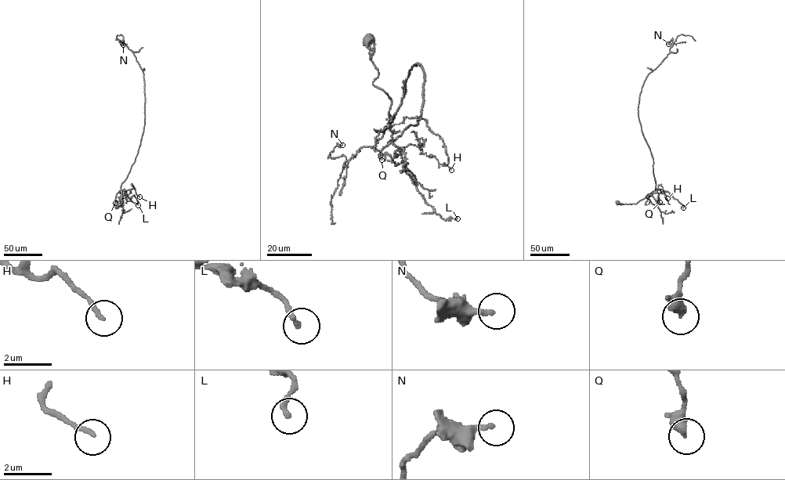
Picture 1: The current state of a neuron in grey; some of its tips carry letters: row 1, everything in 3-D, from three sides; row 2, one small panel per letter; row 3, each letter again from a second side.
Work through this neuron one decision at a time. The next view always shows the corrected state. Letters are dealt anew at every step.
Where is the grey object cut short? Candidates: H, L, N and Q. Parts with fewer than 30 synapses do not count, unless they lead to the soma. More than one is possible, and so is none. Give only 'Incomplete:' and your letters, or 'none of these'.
Incomplete: none of these

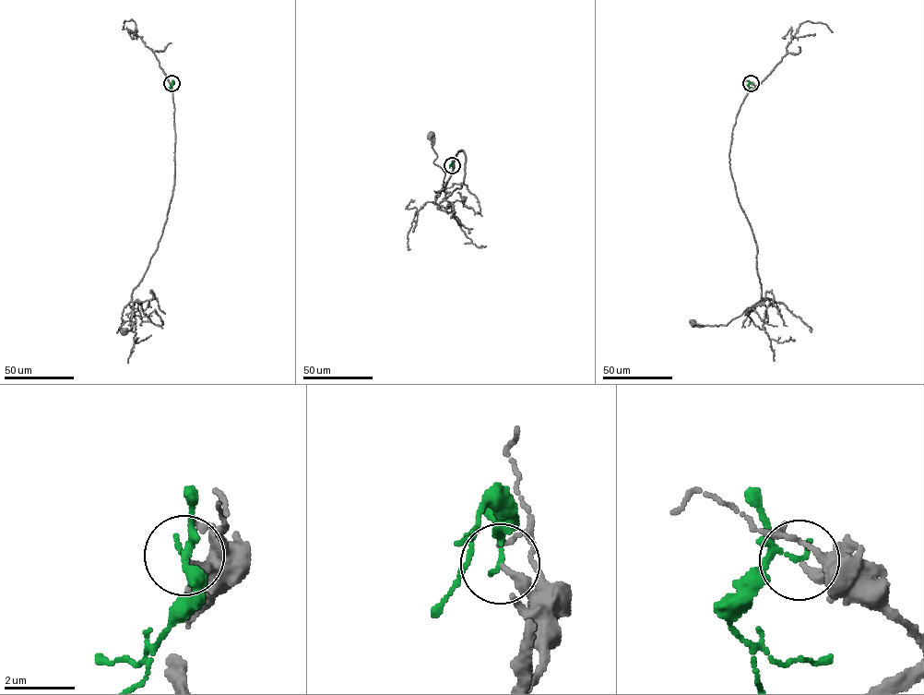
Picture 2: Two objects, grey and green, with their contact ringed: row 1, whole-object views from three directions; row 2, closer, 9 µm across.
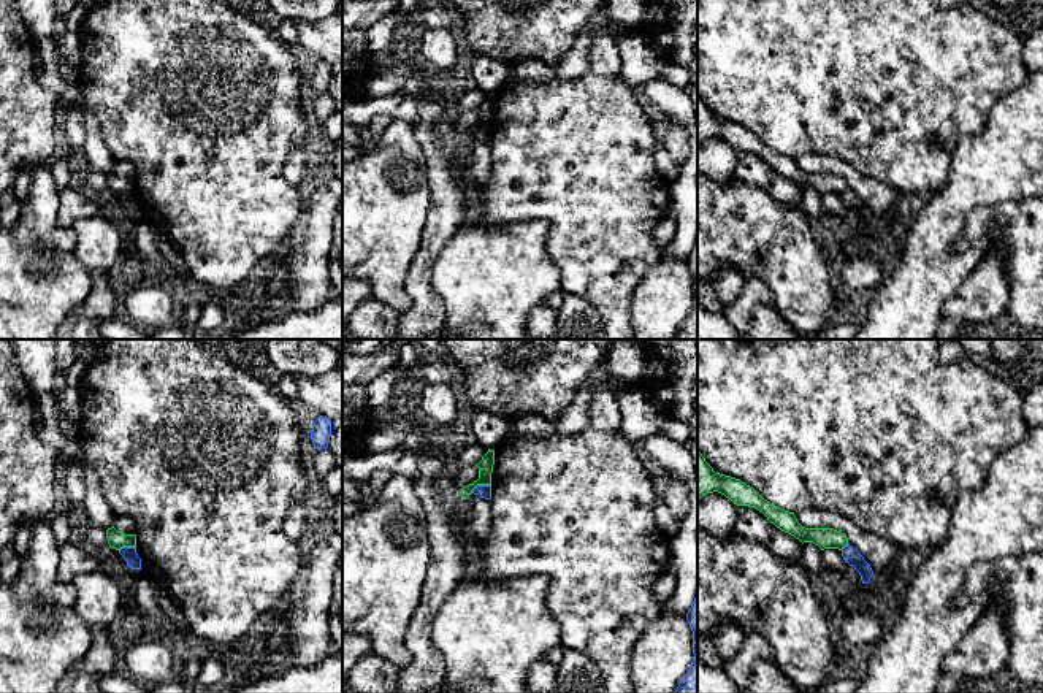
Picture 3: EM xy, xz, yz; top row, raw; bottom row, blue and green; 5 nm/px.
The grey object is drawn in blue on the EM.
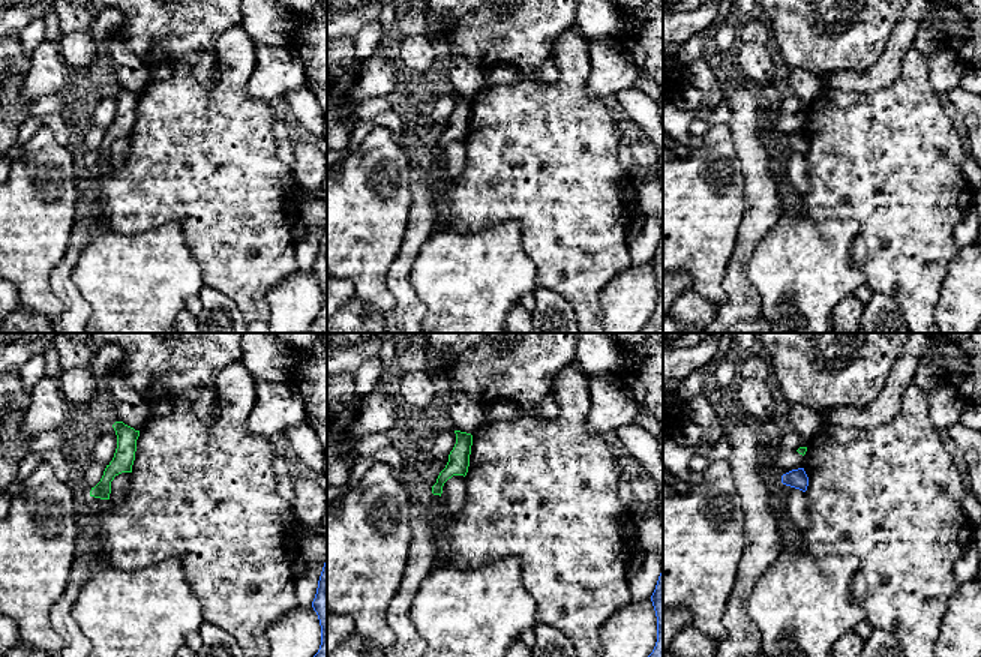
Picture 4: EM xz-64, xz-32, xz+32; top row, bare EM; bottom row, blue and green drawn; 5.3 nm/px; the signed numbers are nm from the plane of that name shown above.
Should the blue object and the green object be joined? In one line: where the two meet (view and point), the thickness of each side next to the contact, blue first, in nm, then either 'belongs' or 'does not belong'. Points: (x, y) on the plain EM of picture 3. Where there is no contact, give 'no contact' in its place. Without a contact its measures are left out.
xz (481, 130) | 60/80 nm | does not belong

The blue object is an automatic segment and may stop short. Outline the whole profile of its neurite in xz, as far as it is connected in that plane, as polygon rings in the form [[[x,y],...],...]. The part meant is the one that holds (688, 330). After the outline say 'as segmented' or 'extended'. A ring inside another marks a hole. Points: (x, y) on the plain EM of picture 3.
[[[697,238],[696,243],[686,258],[686,265],[693,276],[693,306],[674,339],[697,339]]]; as segmented

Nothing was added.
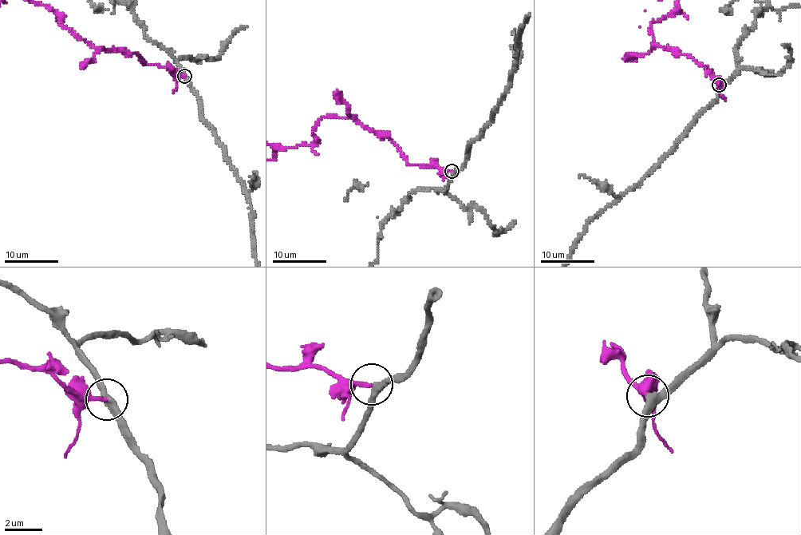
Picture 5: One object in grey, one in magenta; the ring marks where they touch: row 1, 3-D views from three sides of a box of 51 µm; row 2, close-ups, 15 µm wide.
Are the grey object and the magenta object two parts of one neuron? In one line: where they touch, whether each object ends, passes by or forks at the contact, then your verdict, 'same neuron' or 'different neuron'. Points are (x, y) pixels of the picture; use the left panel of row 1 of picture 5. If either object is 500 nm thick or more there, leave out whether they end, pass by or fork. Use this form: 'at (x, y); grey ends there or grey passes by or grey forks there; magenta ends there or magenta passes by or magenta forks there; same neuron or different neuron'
at (184, 76); grey passes by; magenta ends there; same neuron

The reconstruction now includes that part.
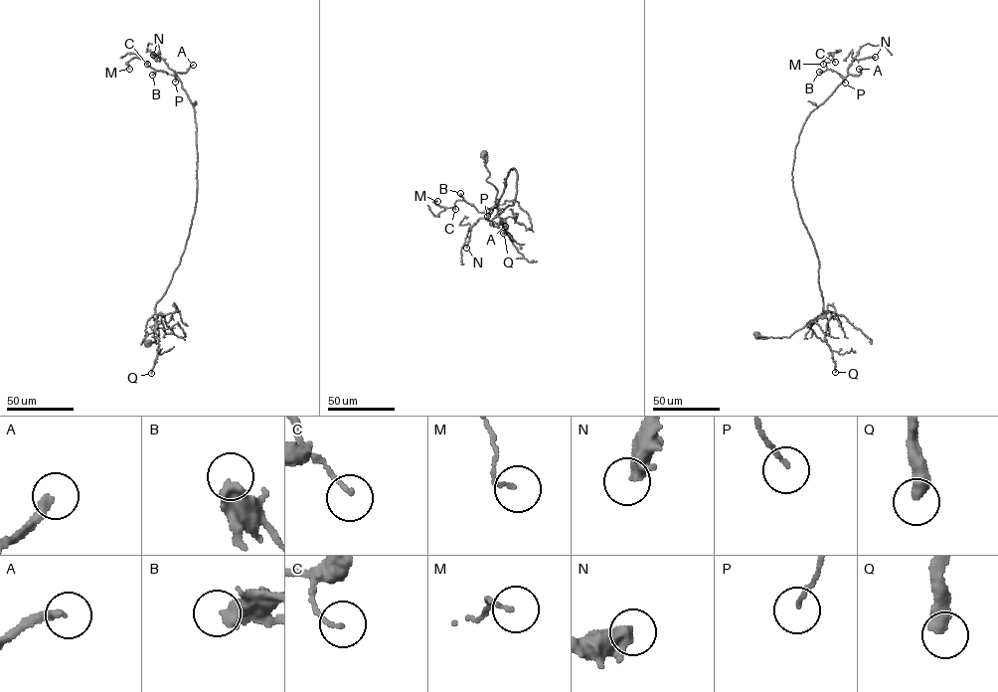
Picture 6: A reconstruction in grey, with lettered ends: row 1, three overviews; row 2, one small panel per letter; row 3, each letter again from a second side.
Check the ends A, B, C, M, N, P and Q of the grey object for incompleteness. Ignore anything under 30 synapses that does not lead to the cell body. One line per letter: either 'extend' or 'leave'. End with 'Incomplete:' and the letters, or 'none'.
A: extend
B: leave
C: leave
M: leave
N: extend
P: leave
Q: extend
Incomplete: A, N, Q

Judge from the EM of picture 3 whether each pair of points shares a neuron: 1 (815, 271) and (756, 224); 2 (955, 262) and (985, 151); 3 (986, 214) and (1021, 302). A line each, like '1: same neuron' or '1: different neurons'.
1: same neuron
2: same neuron
3: same neuron

